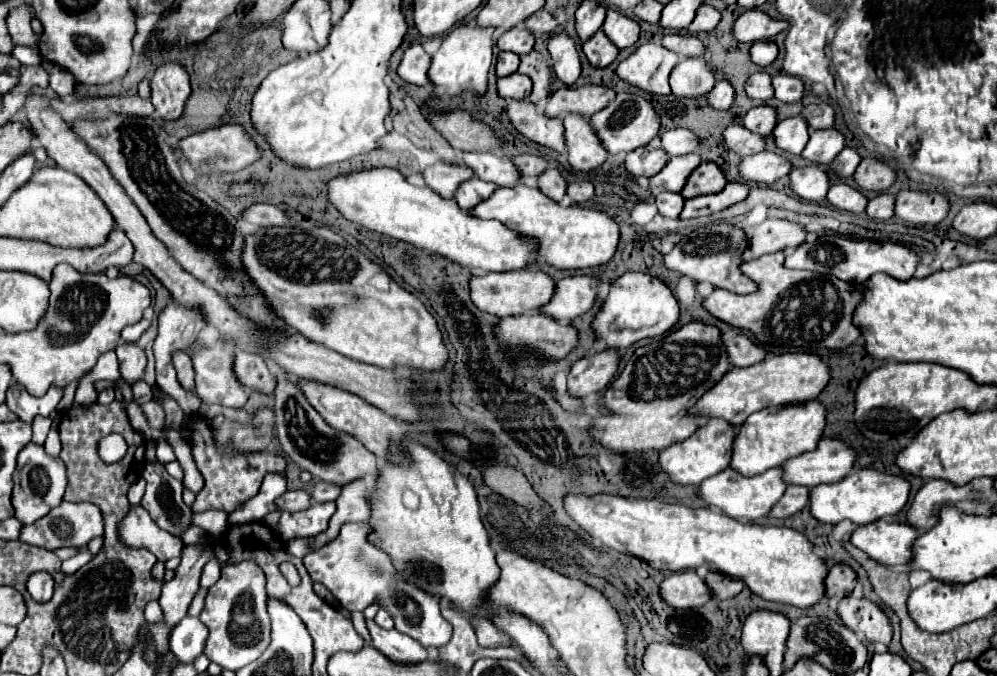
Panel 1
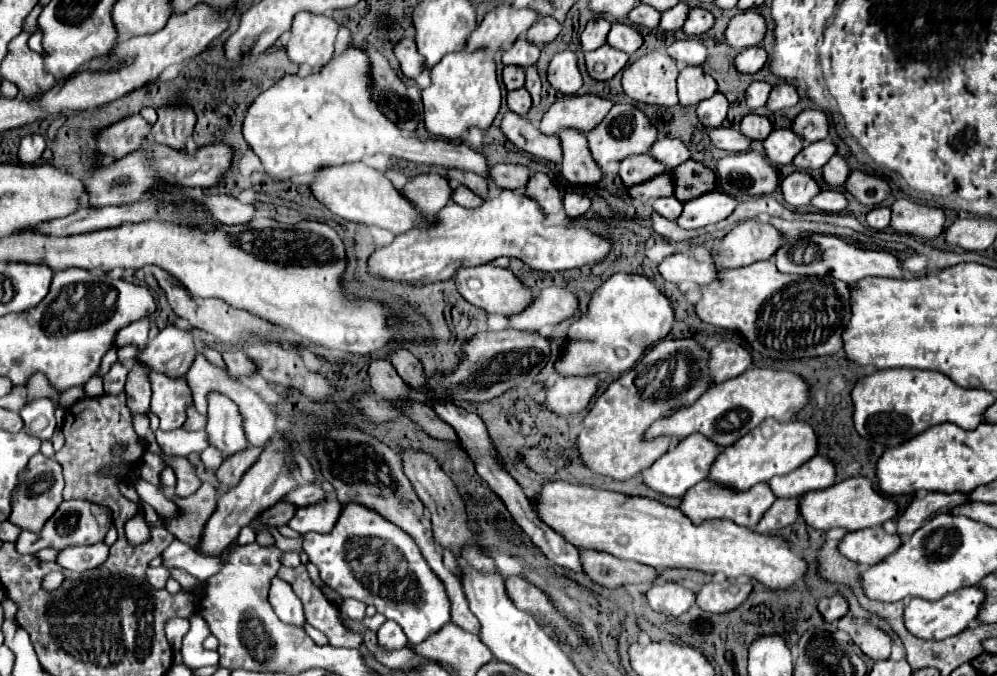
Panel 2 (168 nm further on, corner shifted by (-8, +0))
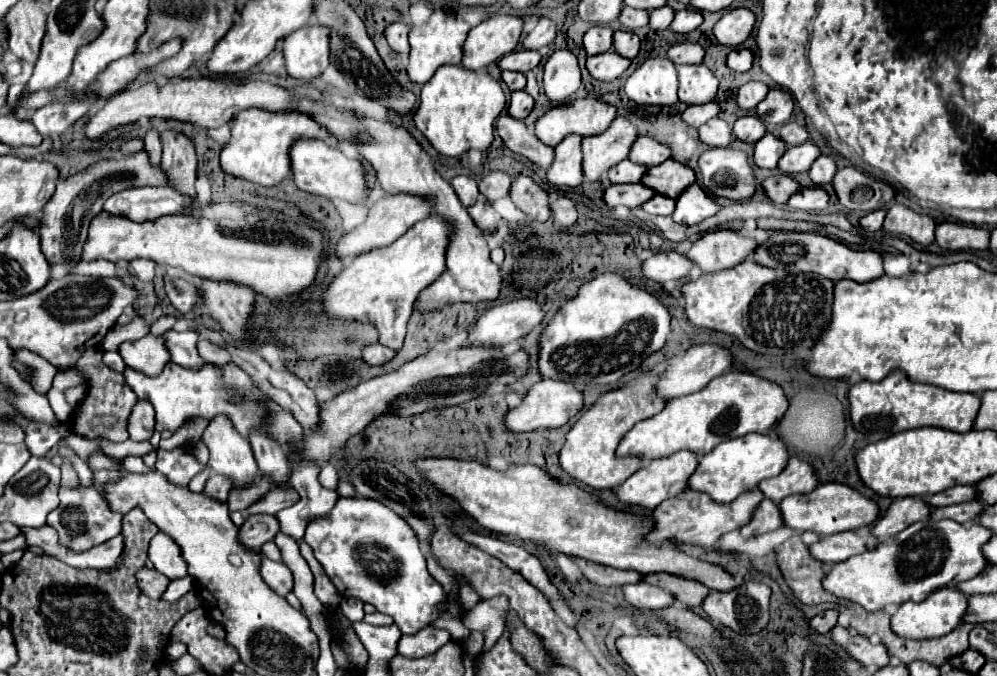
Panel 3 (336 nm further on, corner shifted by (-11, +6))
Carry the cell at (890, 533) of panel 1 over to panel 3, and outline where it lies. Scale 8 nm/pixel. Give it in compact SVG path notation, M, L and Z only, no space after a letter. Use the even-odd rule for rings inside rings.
M849 530L843 534L833 534L827 538L821 538L817 544L809 546L813 558L825 562L825 564L835 564L843 562L855 554L863 554L867 550L873 550L879 544L879 538L875 538L867 530Z

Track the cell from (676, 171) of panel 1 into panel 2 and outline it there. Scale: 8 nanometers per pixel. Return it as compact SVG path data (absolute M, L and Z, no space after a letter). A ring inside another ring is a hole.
M668 170L652 180L646 180L642 184L636 184L636 186L630 186L628 190L628 196L632 200L640 200L640 202L652 202L656 198L662 198L662 196L672 196L672 180L668 180Z

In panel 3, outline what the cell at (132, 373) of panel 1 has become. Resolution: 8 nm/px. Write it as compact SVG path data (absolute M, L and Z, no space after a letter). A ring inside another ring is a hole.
M137 400L129 414L129 436L131 440L149 440L155 426L155 410L151 402Z

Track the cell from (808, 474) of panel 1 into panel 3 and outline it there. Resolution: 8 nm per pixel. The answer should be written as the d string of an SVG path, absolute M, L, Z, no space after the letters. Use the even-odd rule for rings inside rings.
M791 456L787 468L779 476L763 480L759 484L759 490L763 490L765 498L781 502L791 494L811 492L815 490L815 486L819 486L819 480L813 466L805 460L799 460L797 456Z

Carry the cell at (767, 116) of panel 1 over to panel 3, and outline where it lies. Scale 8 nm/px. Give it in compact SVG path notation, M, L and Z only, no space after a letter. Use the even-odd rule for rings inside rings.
M743 116L743 118L739 118L735 122L733 132L743 142L757 142L757 140L761 140L765 136L767 128L765 128L765 124L763 124L763 120L759 116Z

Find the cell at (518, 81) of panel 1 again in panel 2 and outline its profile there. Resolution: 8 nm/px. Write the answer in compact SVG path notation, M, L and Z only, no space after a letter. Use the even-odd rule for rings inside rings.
M526 88L508 92L506 102L508 102L508 108L510 108L512 112L520 114L520 116L524 116L524 114L530 110L530 106L532 106L532 98L530 98L530 94L528 94Z

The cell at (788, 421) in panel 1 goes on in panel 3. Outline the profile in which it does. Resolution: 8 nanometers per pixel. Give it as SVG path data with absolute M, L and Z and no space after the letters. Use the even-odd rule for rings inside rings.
M745 434L743 438L731 438L731 442L723 442L723 446L715 446L711 454L699 458L699 466L689 478L687 488L707 492L717 502L731 502L739 494L753 490L761 480L779 476L783 466L787 466L789 450L775 438L775 434Z

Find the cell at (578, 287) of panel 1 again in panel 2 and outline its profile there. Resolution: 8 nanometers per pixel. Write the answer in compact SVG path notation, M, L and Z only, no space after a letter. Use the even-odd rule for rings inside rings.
M544 288L534 294L530 306L508 316L508 328L520 332L540 332L570 318L578 308L578 298L566 288Z

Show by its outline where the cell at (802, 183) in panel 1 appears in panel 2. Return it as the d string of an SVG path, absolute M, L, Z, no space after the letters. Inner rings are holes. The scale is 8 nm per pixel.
M792 172L780 180L780 192L786 206L800 208L820 192L820 184L808 172Z

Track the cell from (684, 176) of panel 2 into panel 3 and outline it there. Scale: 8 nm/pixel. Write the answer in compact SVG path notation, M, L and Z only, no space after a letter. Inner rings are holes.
M669 158L663 164L649 168L645 172L645 176L641 178L641 182L645 186L655 188L663 196L669 196L669 198L677 200L679 194L687 186L695 184L695 172L693 172L693 168L689 168L689 166L685 166L685 164Z

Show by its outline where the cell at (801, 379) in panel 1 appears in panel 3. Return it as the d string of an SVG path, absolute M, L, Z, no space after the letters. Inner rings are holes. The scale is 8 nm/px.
M731 370L711 380L699 392L673 398L653 418L637 422L621 440L617 454L639 454L643 460L653 460L687 448L701 456L727 438L745 436L749 432L771 434L785 412L787 396L777 382L765 380L751 372Z

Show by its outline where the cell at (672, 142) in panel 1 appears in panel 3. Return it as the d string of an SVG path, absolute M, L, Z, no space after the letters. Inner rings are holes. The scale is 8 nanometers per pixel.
M641 136L633 144L629 158L633 162L639 162L639 164L645 164L645 166L657 166L657 164L665 162L667 158L671 158L671 148L657 142L651 136Z

